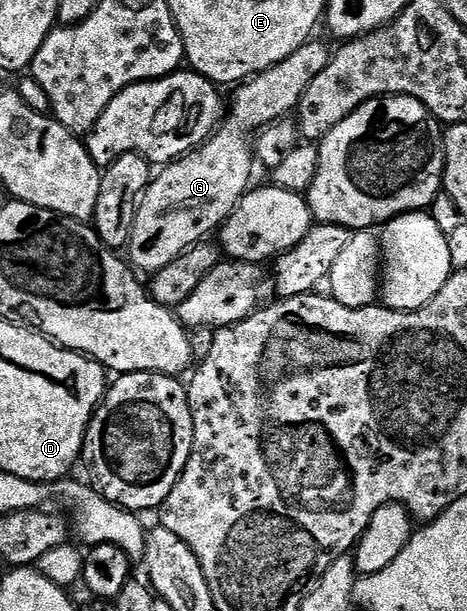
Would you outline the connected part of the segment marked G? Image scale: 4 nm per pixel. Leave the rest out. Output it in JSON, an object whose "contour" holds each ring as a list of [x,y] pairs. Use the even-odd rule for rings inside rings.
{"contour":[[[309,40],[305,46],[298,48],[294,56],[286,56],[276,66],[264,70],[235,87],[236,95],[230,98],[230,109],[226,117],[221,121],[217,131],[202,146],[185,154],[184,157],[168,163],[153,177],[152,182],[146,188],[146,192],[140,198],[136,208],[136,219],[134,220],[134,232],[130,236],[126,247],[126,258],[137,271],[145,270],[148,276],[156,273],[157,270],[166,268],[170,260],[178,260],[186,248],[190,248],[196,242],[205,241],[211,232],[219,231],[224,221],[232,215],[236,205],[241,198],[248,193],[252,178],[252,162],[254,164],[254,142],[248,139],[248,134],[255,135],[291,115],[299,107],[300,97],[310,88],[310,84],[326,68],[330,57],[330,49],[324,42]]]}

